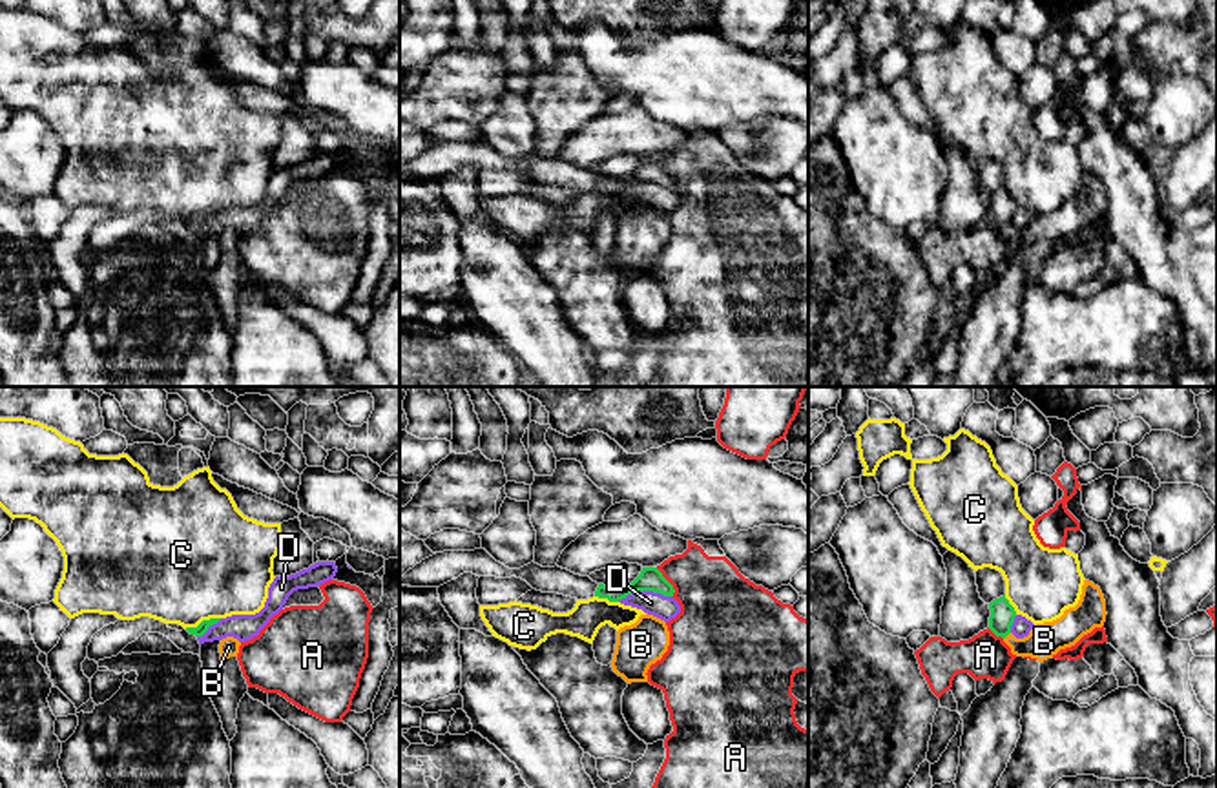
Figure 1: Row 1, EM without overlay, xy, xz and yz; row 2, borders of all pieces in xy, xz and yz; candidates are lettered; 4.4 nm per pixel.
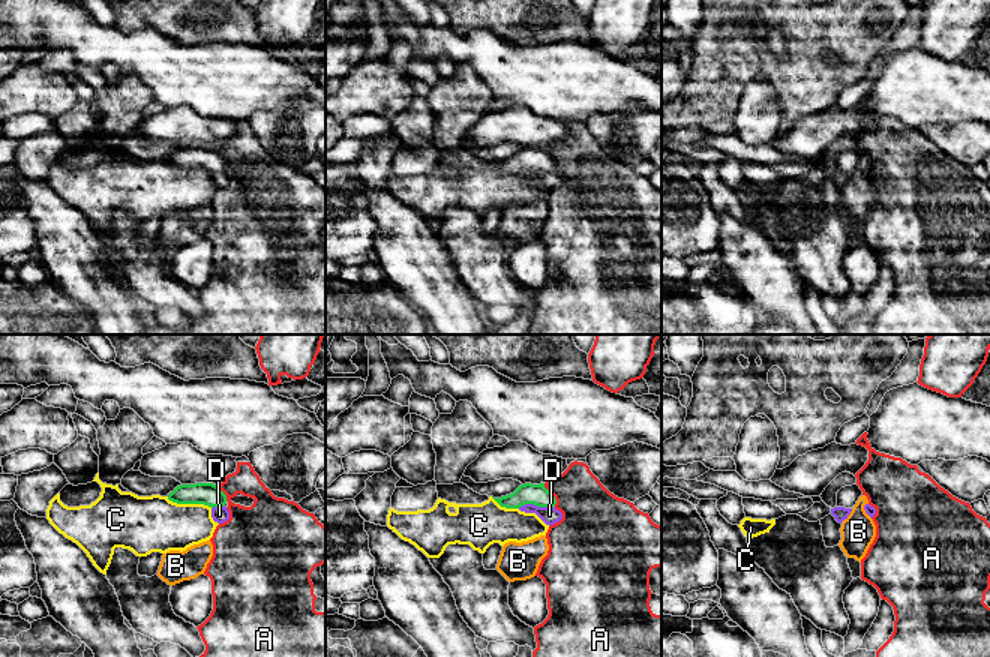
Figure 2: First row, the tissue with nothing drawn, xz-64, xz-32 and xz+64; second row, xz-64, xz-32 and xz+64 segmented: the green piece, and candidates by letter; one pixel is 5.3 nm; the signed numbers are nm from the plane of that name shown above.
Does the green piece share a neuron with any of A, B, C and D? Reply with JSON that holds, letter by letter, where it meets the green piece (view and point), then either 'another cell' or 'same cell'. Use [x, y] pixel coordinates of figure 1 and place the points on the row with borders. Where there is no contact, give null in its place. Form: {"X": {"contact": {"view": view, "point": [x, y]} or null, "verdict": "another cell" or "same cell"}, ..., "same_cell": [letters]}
{"A": {"contact": {"view": "xz", "point": [668, 582]}, "verdict": "another cell"}, "B": {"contact": {"view": "yz", "point": [1008, 633]}, "verdict": "another cell"}, "C": {"contact": {"view": "xy", "point": [203, 621]}, "verdict": "another cell"}, "D": {"contact": {"view": "xz", "point": [643, 590]}, "verdict": "another cell"}, "same_cell": []}

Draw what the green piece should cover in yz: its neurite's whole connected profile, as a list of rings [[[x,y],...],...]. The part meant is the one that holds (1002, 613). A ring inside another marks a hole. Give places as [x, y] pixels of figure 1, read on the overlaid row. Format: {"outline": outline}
{"outline": [[[1004,596],[993,600],[989,604],[991,617],[989,617],[989,629],[996,635],[1005,638],[1011,633],[1011,626],[1014,622],[1016,611]]]}

